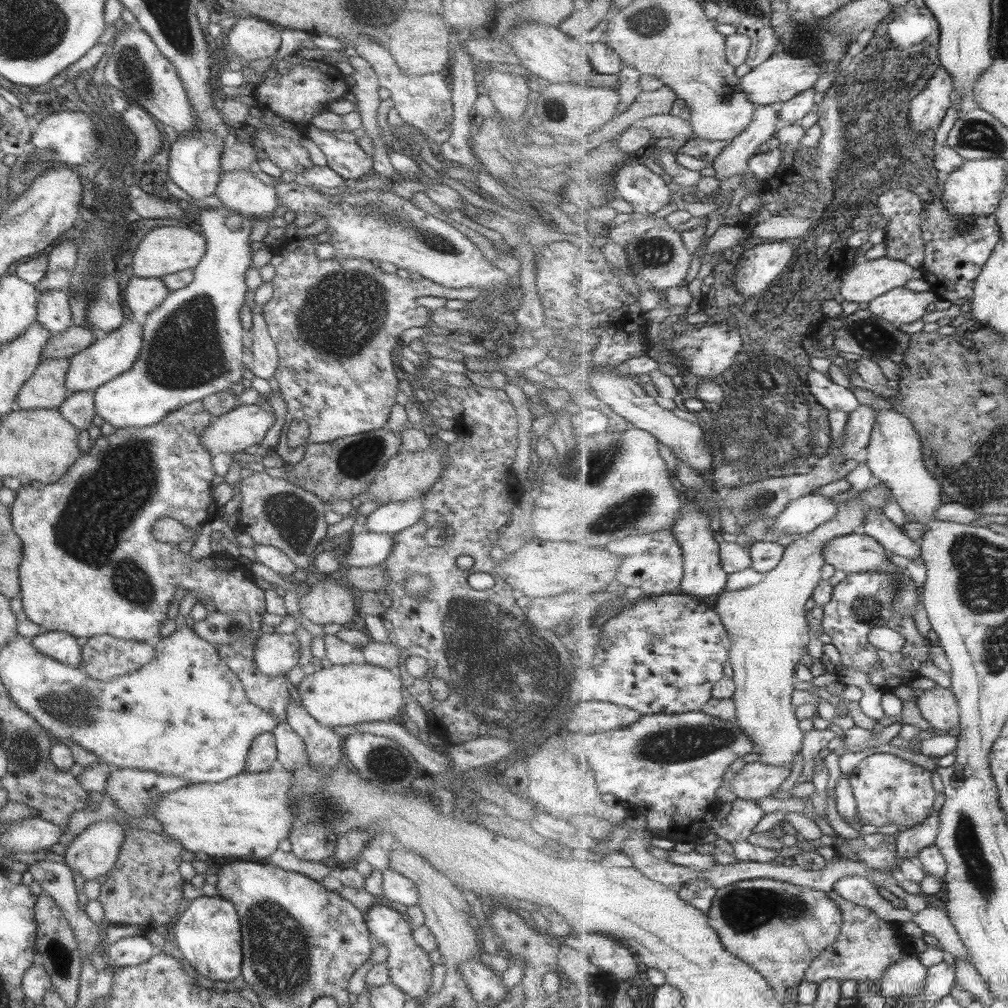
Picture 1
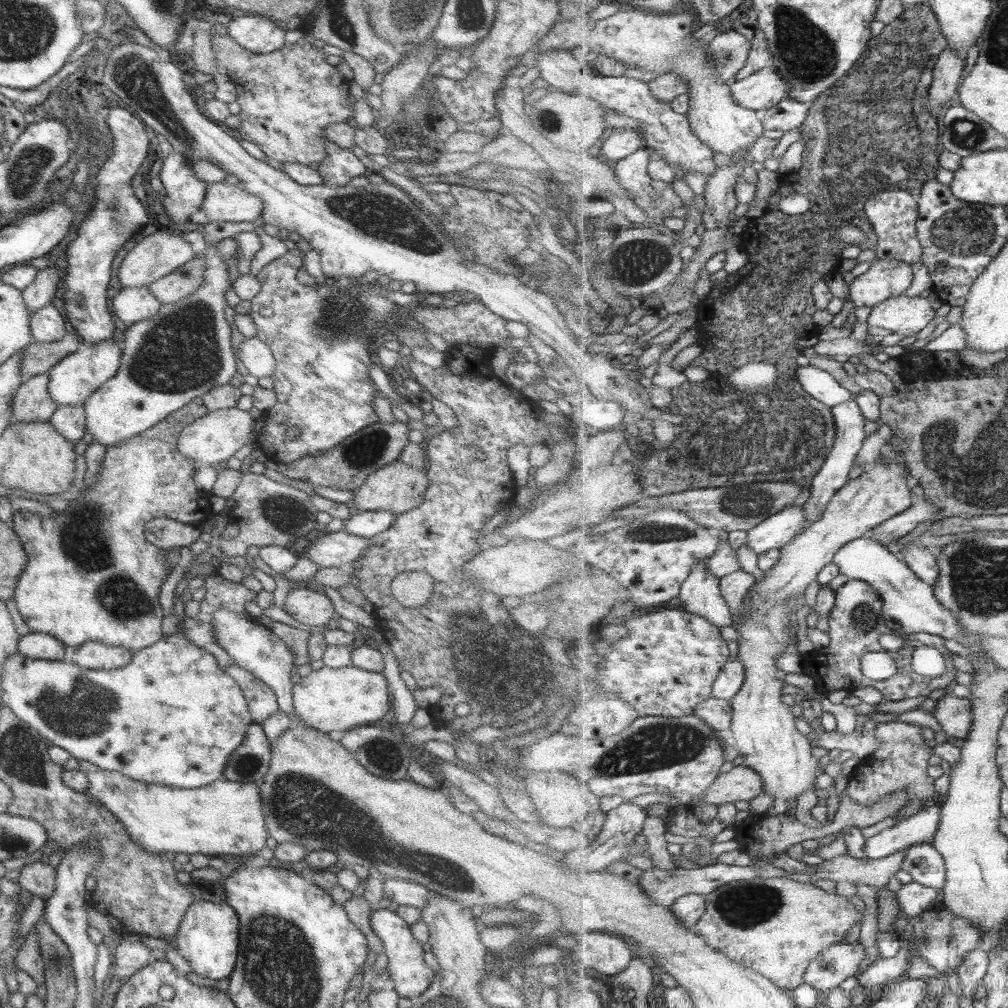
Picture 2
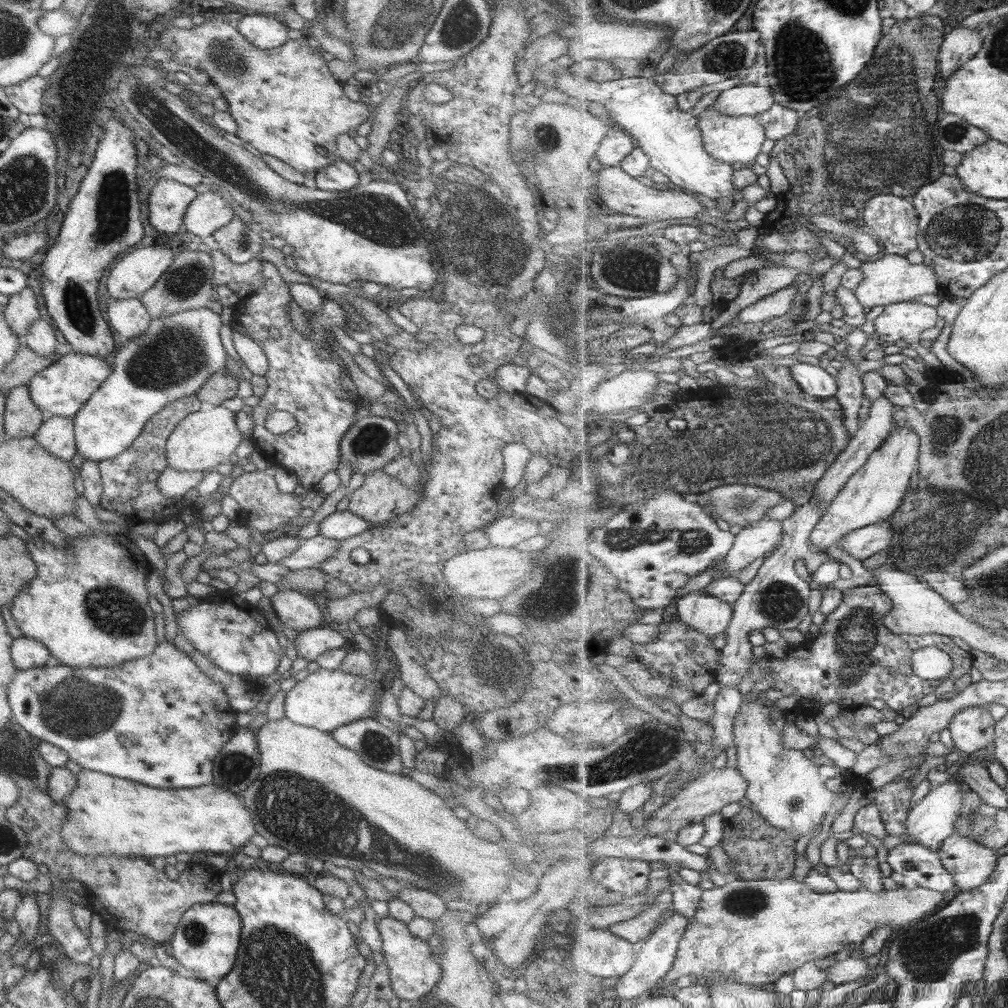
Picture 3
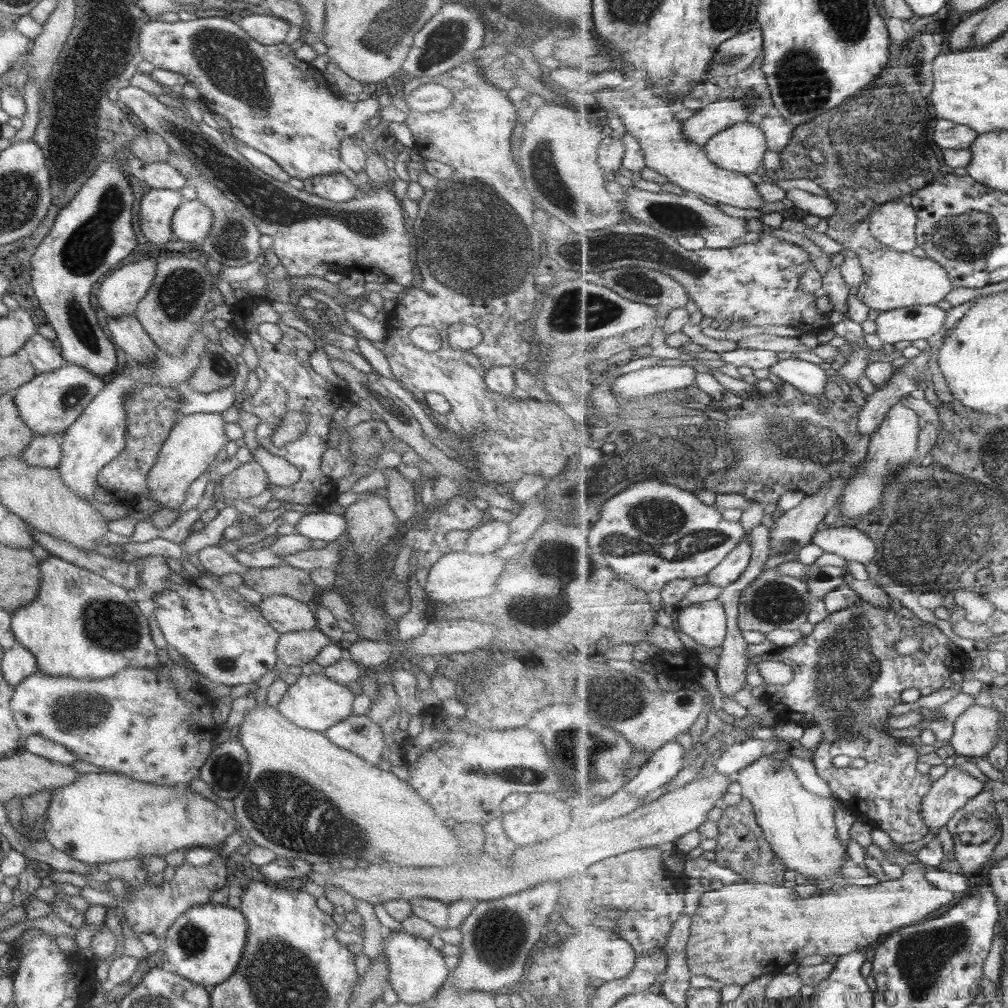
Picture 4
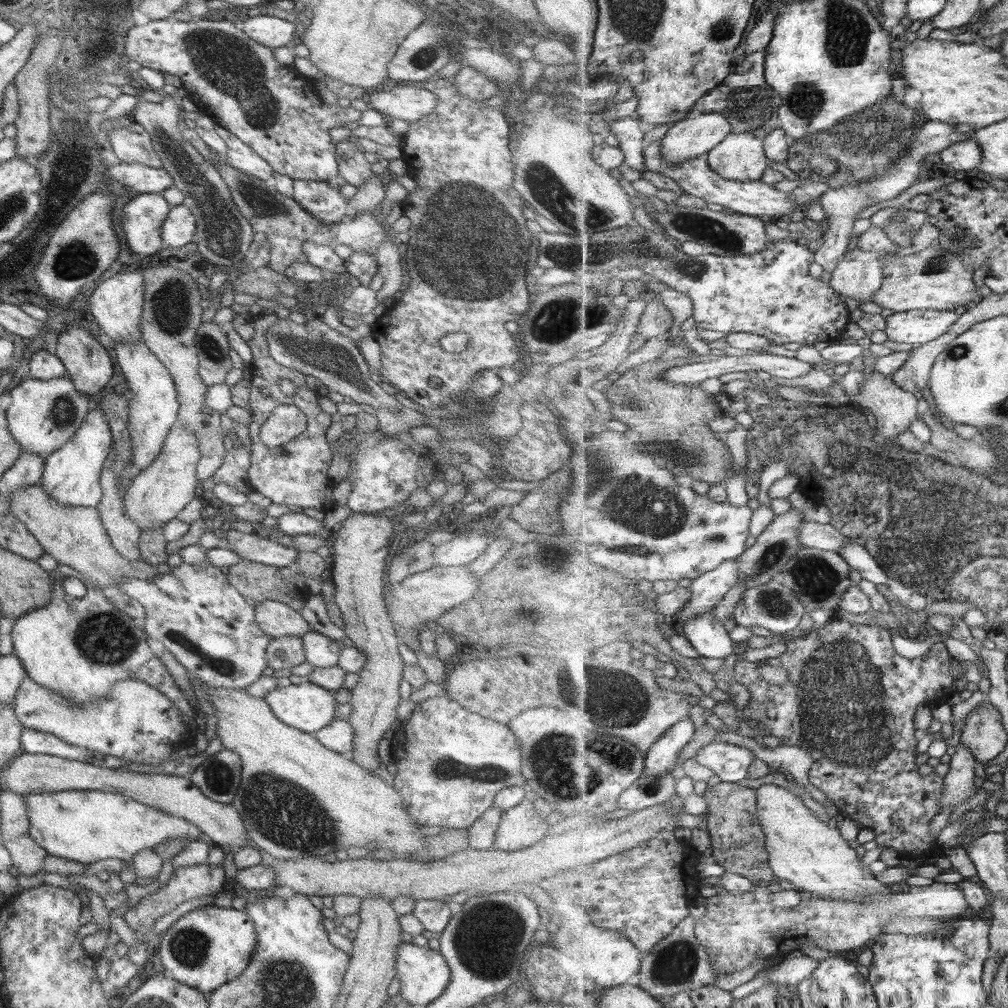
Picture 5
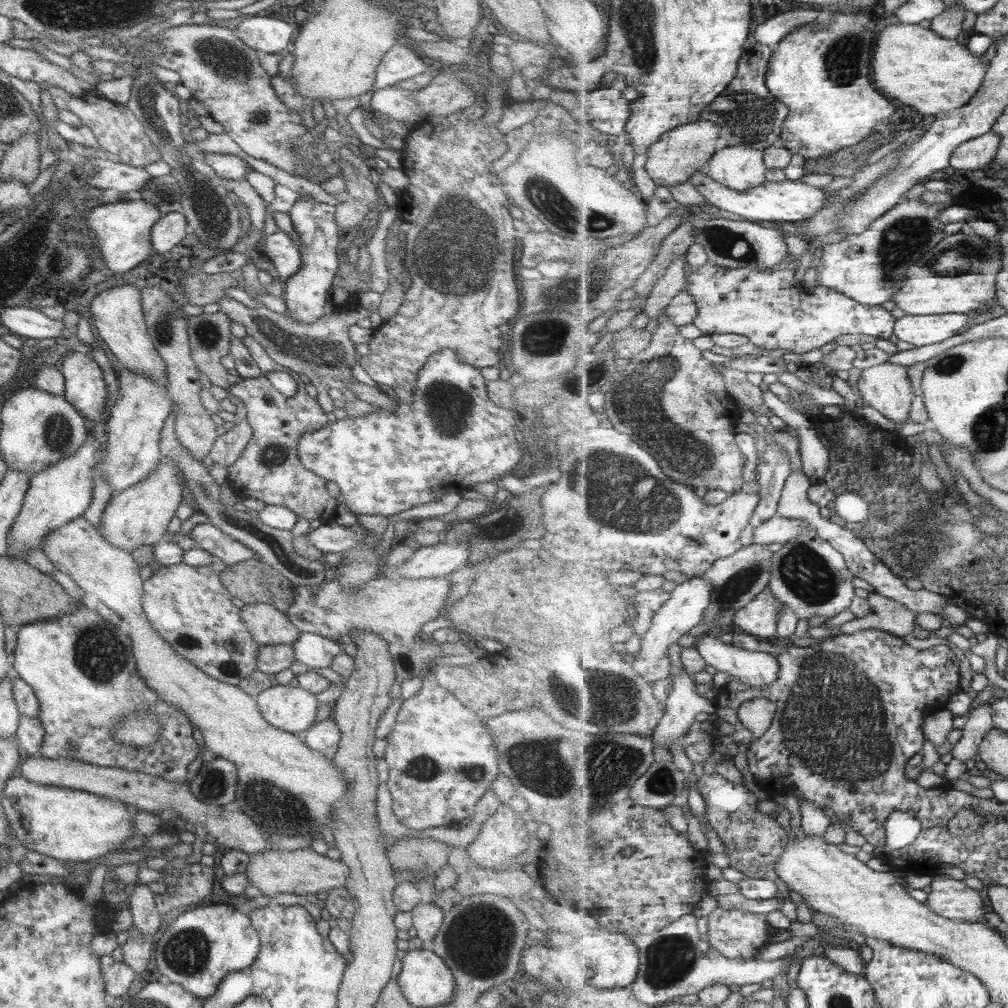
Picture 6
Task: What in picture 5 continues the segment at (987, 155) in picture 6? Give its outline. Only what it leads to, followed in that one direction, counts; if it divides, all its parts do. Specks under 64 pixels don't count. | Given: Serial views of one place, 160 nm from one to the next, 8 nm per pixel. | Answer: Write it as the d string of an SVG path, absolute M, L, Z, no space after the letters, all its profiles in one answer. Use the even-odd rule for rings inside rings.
M975 138L953 144L939 153L942 162L946 163L951 171L973 170L982 163L982 146Z

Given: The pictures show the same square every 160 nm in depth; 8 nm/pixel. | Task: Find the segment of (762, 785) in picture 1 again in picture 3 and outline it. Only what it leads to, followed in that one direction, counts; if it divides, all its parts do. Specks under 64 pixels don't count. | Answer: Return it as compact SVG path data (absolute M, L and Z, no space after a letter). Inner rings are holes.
M736 768L714 769L703 777L693 781L689 787L679 791L667 804L663 804L653 815L644 818L643 826L649 834L663 834L663 832L679 832L682 828L703 822L707 816L720 814L728 804L738 803L746 798L749 782Z

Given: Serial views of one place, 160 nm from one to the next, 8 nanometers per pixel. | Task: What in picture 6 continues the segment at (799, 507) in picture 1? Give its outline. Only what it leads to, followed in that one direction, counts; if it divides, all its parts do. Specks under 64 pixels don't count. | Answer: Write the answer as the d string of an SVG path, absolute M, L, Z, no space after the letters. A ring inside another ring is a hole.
M705 577L692 578L676 585L672 590L671 598L664 603L663 608L656 612L653 617L651 628L642 637L642 649L635 655L632 665L650 683L655 680L668 680L674 671L674 662L677 660L673 655L677 650L677 642L681 636L685 636L689 630L699 626L704 620L704 614L711 606L714 582Z

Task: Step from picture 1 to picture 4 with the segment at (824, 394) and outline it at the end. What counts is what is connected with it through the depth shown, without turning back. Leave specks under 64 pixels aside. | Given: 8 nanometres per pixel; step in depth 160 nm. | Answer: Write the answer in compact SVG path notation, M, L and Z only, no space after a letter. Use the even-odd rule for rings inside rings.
M796 358L781 359L769 369L777 377L790 382L795 388L811 397L824 397L827 390L827 375L819 364Z

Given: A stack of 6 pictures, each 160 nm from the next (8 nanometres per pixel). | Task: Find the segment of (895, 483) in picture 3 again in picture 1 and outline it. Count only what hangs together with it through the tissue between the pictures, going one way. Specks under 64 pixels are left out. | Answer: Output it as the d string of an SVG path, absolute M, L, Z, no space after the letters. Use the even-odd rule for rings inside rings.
M879 483L871 489L865 489L857 493L855 500L849 501L848 505L839 505L839 514L833 520L826 522L823 526L807 533L807 537L791 543L784 552L782 561L771 572L766 573L761 584L747 587L741 590L722 592L712 603L713 607L721 615L723 624L729 631L732 647L730 650L730 666L733 670L733 679L737 690L733 700L737 709L737 720L739 726L743 727L745 734L753 740L755 753L760 754L759 762L767 766L791 766L795 756L802 753L805 734L801 731L797 718L796 707L793 700L793 684L795 670L799 660L807 654L809 641L812 638L810 625L808 624L808 613L814 598L815 588L822 581L822 566L827 564L823 556L823 548L829 540L849 536L851 533L862 531L866 512L871 507L880 508L884 512L884 506L891 497L890 488L884 483Z

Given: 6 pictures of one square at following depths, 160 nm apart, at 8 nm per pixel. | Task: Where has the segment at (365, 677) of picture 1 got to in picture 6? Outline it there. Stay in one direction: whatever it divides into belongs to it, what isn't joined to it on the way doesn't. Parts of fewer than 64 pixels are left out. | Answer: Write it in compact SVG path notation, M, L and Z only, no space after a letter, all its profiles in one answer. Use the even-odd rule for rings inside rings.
M293 684L270 686L254 699L263 720L277 730L297 735L314 724L317 697Z

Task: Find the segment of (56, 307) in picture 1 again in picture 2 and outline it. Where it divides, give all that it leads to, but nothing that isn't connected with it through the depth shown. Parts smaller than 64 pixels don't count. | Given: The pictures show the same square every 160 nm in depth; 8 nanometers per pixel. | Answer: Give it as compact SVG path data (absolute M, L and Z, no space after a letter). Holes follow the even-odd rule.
M50 303L34 310L29 316L29 332L34 342L51 343L66 336L65 318Z

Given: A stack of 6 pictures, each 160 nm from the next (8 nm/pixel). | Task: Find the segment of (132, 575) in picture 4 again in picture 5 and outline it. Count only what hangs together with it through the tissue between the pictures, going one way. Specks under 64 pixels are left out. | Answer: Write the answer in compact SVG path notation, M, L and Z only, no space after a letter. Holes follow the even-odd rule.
M181 563L170 568L168 574L158 574L151 579L126 578L118 584L118 590L136 600L144 608L143 630L147 638L163 644L177 660L187 675L213 688L244 689L255 682L266 668L264 652L271 638L254 621L254 608L247 605L243 595L231 586L226 574L211 564L195 566Z

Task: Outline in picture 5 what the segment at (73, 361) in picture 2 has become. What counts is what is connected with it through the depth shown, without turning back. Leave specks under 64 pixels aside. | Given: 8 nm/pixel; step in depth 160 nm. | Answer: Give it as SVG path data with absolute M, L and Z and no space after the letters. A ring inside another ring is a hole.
M65 374L52 379L25 379L9 391L6 414L9 434L20 444L21 453L42 457L51 454L71 438L88 413L89 400L75 392L73 383Z

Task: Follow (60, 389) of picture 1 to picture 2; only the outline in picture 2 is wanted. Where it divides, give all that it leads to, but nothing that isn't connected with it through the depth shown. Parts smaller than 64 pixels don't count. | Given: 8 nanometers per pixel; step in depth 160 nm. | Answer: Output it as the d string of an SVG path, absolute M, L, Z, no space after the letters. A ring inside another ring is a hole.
M47 373L24 379L11 398L10 422L48 420L57 407L47 396L47 383Z

